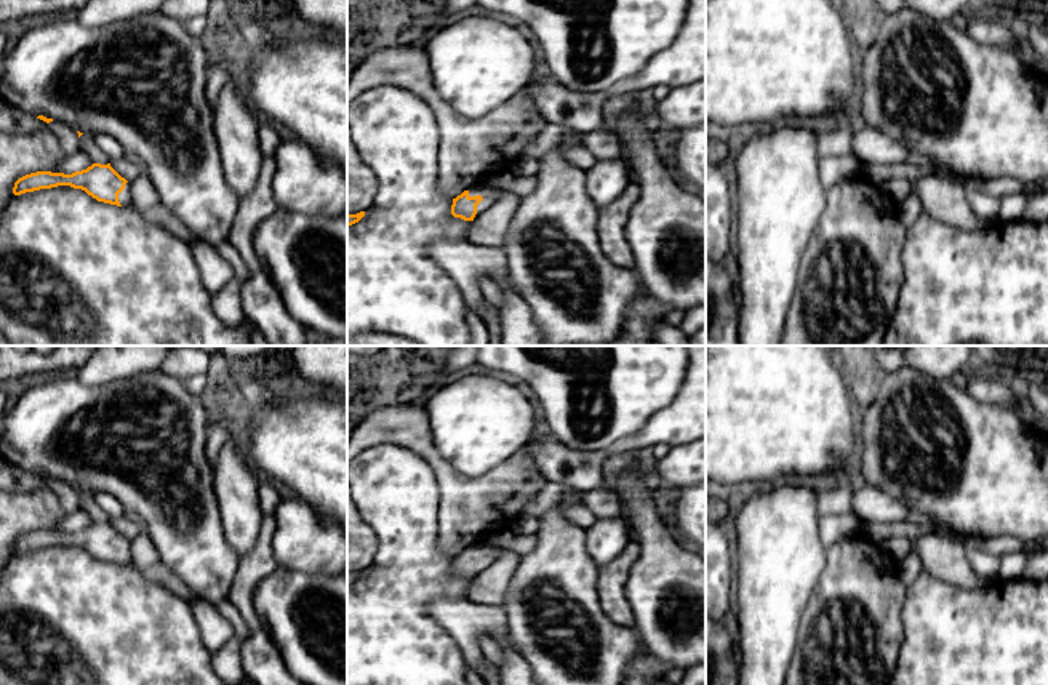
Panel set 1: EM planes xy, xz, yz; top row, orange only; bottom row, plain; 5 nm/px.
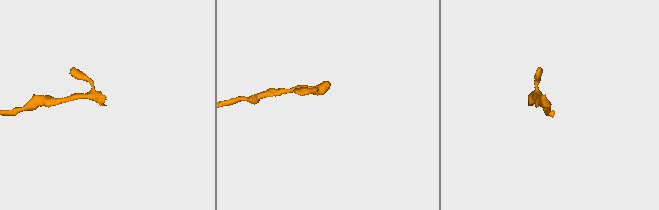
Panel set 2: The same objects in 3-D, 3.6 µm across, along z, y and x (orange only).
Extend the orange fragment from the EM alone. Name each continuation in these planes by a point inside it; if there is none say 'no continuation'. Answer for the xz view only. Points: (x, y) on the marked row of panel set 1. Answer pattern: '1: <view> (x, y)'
1: xz (490, 196)

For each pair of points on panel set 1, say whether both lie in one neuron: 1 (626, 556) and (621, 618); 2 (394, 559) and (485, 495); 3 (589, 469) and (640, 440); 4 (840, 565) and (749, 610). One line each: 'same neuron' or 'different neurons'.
1: same neuron
2: different neurons
3: same neuron
4: different neurons

